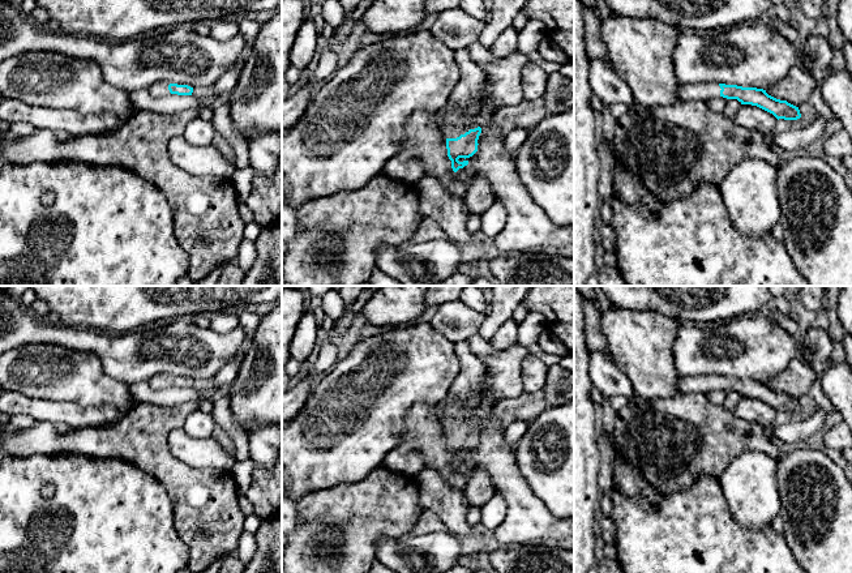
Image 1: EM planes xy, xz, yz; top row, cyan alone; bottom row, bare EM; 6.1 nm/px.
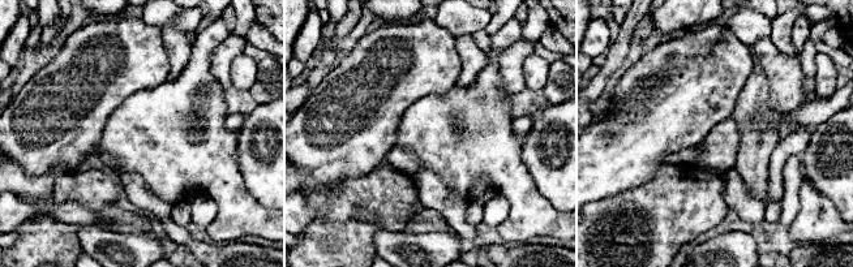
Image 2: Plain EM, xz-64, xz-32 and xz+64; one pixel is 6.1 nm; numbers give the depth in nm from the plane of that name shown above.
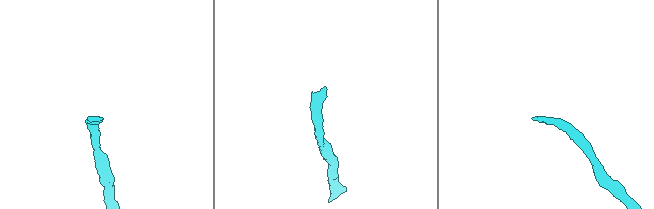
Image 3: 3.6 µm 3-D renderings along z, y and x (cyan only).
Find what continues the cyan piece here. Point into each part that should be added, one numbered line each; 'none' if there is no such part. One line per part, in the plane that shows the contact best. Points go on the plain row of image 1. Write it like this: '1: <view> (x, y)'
1: xz (465, 388)

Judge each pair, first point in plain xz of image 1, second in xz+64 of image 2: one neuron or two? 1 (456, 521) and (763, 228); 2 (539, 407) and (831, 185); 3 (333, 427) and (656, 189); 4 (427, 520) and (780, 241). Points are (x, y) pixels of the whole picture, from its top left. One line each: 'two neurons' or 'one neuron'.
1: two neurons
2: two neurons
3: two neurons
4: one neuron

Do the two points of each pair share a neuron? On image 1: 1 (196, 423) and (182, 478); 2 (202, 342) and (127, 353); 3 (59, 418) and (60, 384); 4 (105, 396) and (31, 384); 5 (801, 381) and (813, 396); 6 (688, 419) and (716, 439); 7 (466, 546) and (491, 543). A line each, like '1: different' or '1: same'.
1: different
2: same
3: different
4: same
5: different
6: same
7: same

